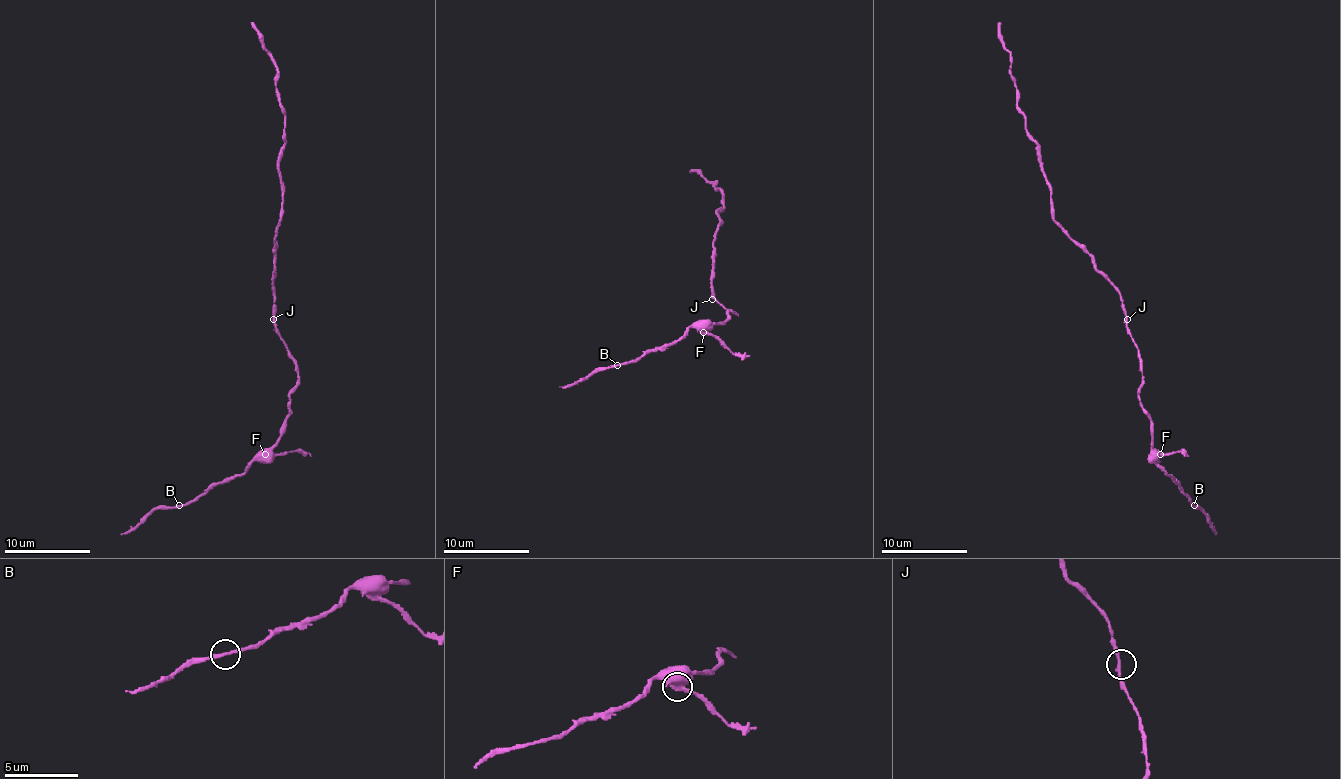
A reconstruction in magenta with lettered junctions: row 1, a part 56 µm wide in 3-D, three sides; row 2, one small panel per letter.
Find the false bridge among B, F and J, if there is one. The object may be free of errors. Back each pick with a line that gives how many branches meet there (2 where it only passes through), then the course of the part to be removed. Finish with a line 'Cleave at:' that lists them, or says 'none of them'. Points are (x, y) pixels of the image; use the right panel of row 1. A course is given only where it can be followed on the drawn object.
F: 2 branches meet; foreign part runs (1160, 454), (1183, 452), (1183, 457)
Cleave at: F

